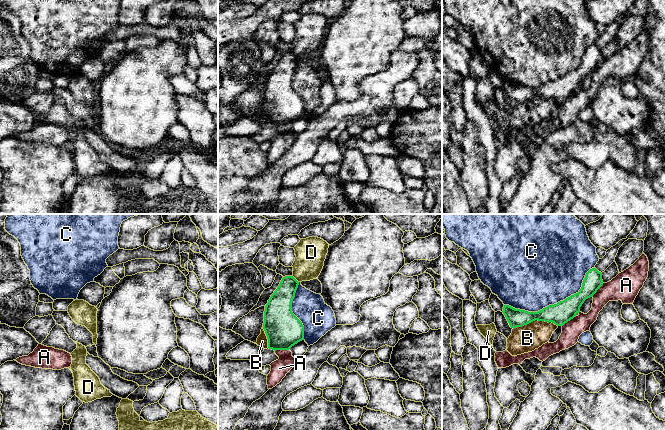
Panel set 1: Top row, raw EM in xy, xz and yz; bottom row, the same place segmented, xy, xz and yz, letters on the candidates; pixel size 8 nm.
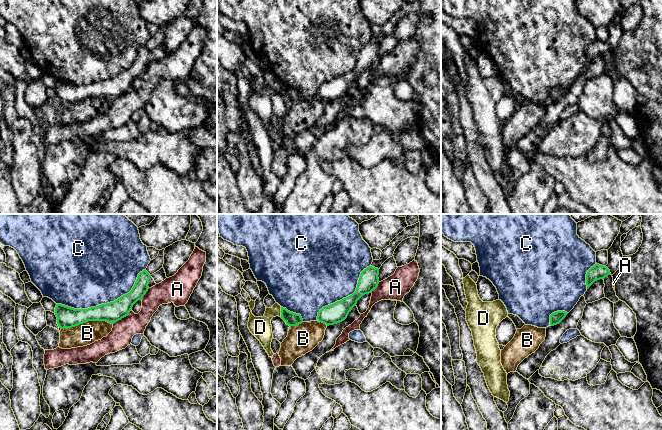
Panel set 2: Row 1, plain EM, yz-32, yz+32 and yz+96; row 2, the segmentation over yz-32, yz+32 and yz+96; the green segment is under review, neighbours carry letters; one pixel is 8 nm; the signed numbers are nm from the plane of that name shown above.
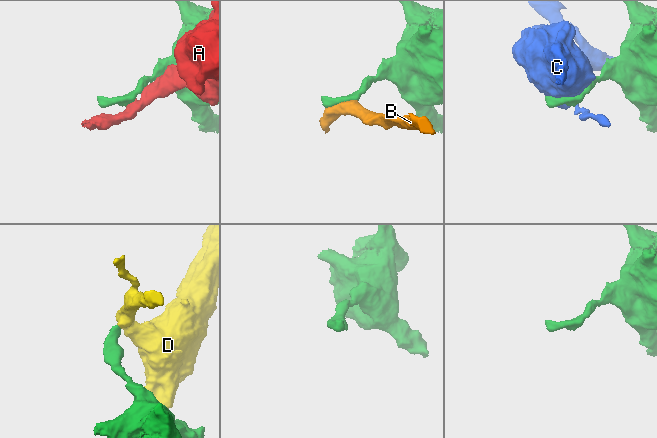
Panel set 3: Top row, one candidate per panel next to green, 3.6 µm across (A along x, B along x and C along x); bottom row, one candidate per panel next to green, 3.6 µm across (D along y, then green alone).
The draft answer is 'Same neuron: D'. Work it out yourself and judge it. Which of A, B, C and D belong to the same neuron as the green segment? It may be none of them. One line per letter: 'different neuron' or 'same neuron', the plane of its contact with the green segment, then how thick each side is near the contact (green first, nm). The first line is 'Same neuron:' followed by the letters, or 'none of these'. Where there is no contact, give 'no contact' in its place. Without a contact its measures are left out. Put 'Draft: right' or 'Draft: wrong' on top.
Draft: wrong
Same neuron: none of these
A: different neuron | xz | 300/140 nm
B: different neuron | yz | 170/220 nm
C: different neuron | yz | 170/480 nm
D: different neuron | xz | 200/240 nm

